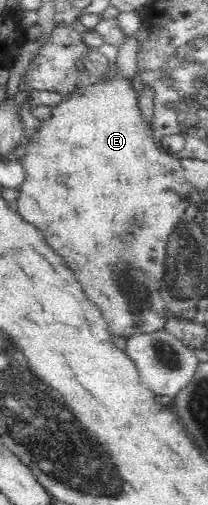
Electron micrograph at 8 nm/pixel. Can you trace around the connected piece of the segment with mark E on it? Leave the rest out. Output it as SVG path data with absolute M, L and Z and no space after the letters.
M90 54L96 68L87 68L90 75L80 75L79 84L75 85L70 92L62 95L62 100L50 108L50 116L26 136L26 152L22 152L22 168L25 172L24 180L18 187L20 192L16 211L27 223L33 224L44 236L44 241L54 253L62 256L67 268L76 276L78 283L84 288L86 297L98 307L99 312L109 326L112 336L129 337L138 333L150 334L165 328L165 324L171 317L166 302L161 298L161 281L164 277L164 254L166 254L167 241L170 232L174 231L178 220L190 208L190 182L186 178L185 170L180 166L180 161L174 155L162 153L154 142L154 131L150 130L150 120L142 116L142 104L138 104L138 92L134 92L134 80L130 76L122 76L118 71L118 64L114 68L107 66L106 58Z

